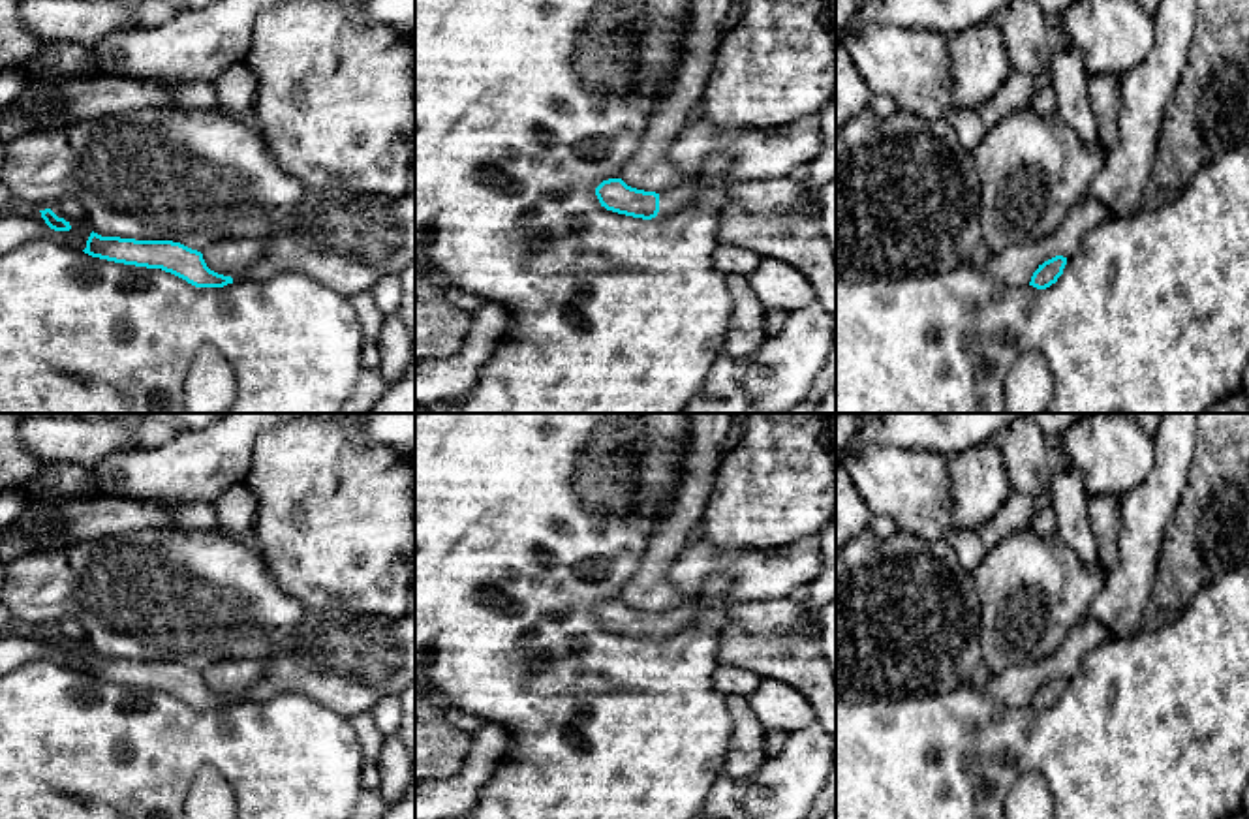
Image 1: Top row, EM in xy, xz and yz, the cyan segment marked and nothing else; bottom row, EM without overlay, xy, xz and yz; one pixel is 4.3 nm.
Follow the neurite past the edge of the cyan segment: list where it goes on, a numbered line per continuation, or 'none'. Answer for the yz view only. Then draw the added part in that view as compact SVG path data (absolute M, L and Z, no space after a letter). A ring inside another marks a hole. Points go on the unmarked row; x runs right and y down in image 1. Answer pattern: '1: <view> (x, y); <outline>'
none

